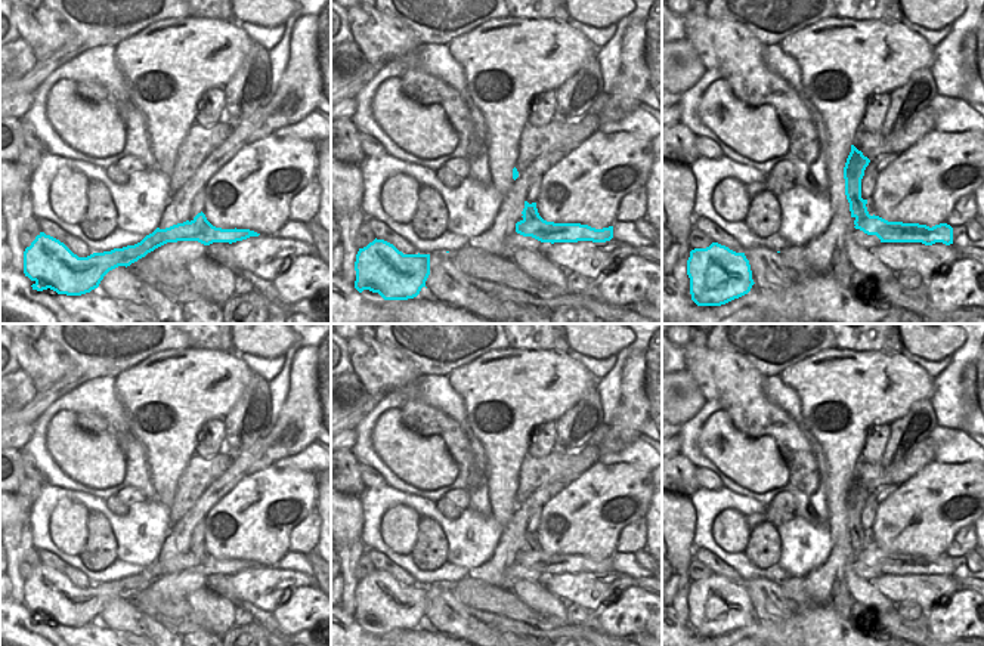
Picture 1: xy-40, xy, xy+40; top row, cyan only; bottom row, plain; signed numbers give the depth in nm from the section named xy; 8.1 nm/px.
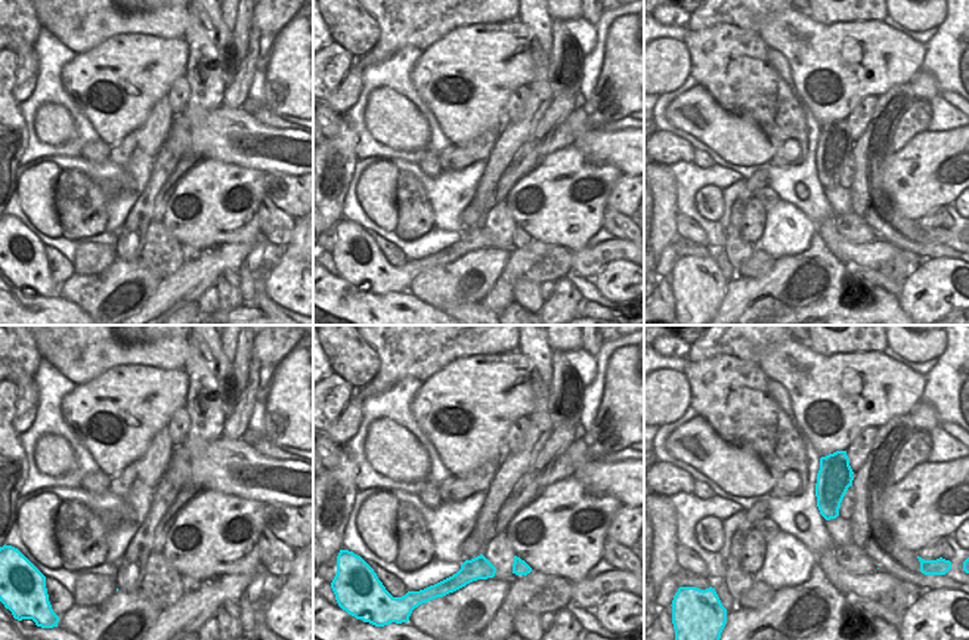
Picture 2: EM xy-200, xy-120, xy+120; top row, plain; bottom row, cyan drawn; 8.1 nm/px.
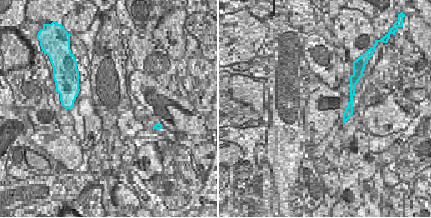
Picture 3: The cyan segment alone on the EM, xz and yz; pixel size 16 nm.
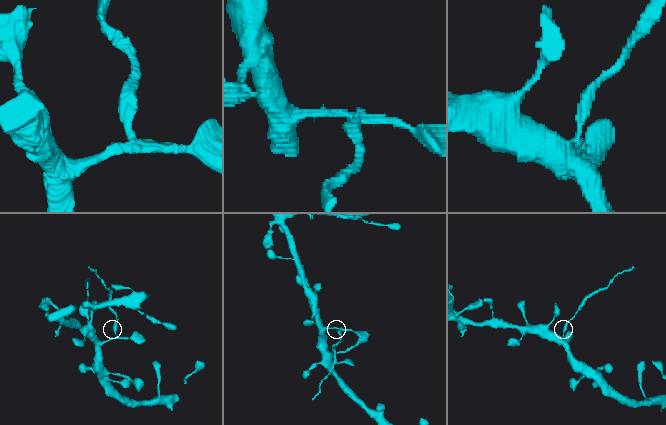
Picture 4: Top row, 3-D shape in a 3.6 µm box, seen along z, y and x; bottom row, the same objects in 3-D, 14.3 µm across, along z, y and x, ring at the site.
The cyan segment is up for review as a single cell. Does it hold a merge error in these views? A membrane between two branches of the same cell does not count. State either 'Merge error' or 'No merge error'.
Merge error.

